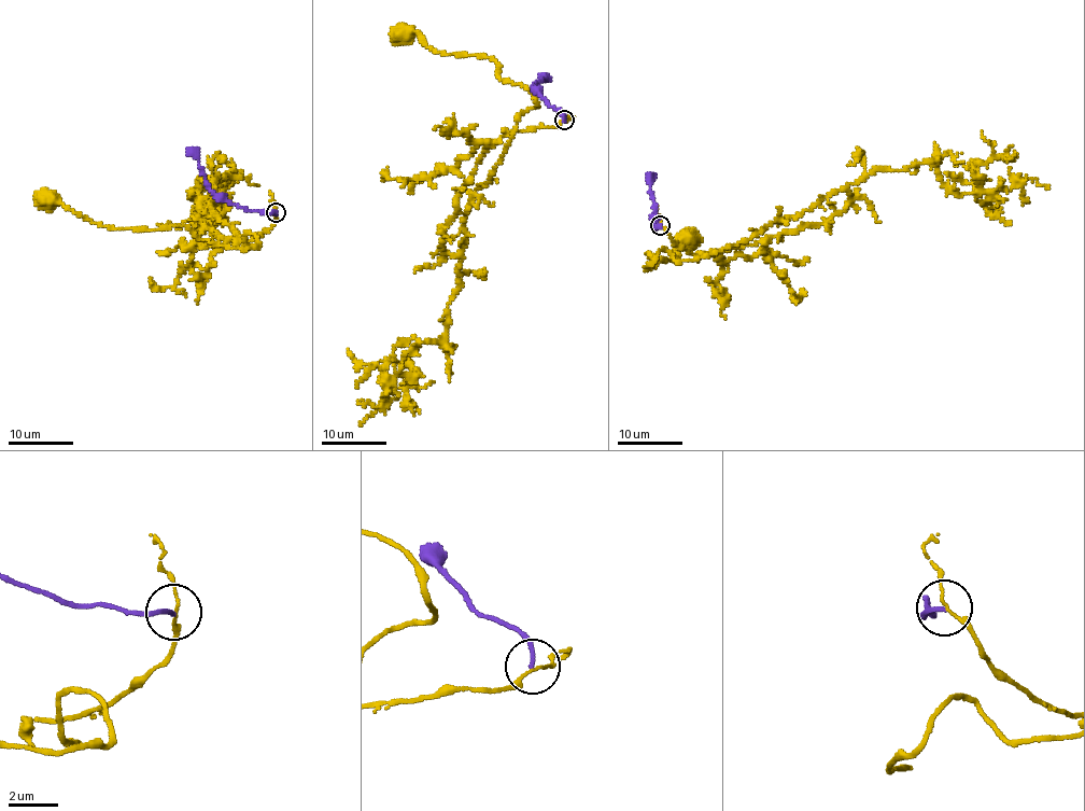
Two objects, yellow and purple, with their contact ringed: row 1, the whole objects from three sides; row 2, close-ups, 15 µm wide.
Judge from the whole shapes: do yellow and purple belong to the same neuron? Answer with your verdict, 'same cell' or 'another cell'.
another cell

